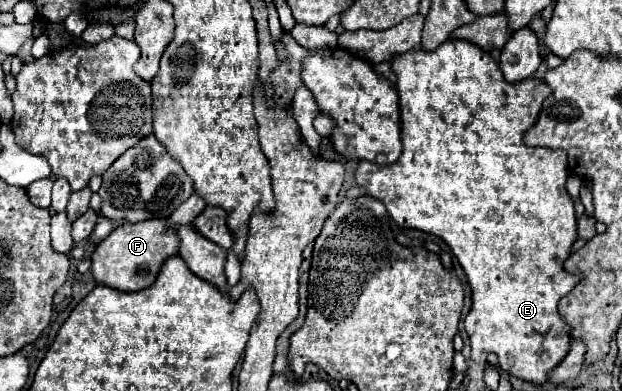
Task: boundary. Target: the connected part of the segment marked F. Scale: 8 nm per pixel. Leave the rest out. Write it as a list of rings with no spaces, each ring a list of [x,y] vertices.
[[[153,218],[137,224],[123,224],[115,228],[95,248],[95,252],[91,254],[91,272],[97,284],[105,284],[121,292],[137,292],[149,288],[155,282],[161,264],[177,254],[179,254],[177,232],[165,230],[165,220]]]

